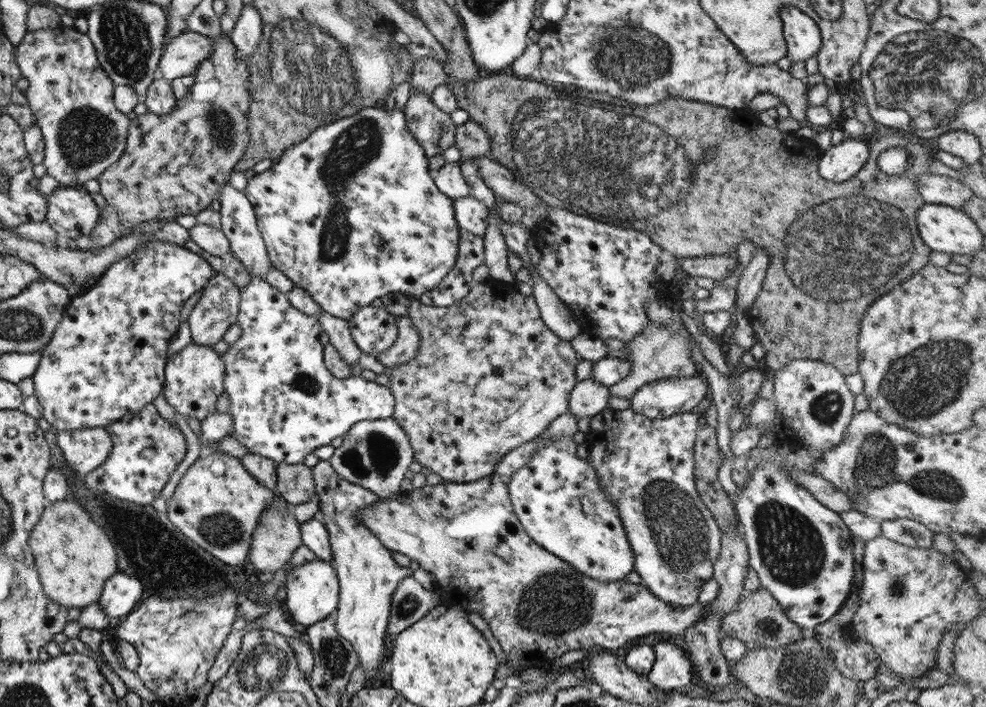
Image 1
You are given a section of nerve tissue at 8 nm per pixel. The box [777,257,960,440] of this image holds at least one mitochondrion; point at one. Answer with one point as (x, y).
(825, 410)

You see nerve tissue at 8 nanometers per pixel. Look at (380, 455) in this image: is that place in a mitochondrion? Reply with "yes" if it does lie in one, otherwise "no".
yes

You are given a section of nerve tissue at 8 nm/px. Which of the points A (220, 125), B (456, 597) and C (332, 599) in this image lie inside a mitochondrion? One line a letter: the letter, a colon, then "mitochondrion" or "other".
A: mitochondrion
B: other
C: other

